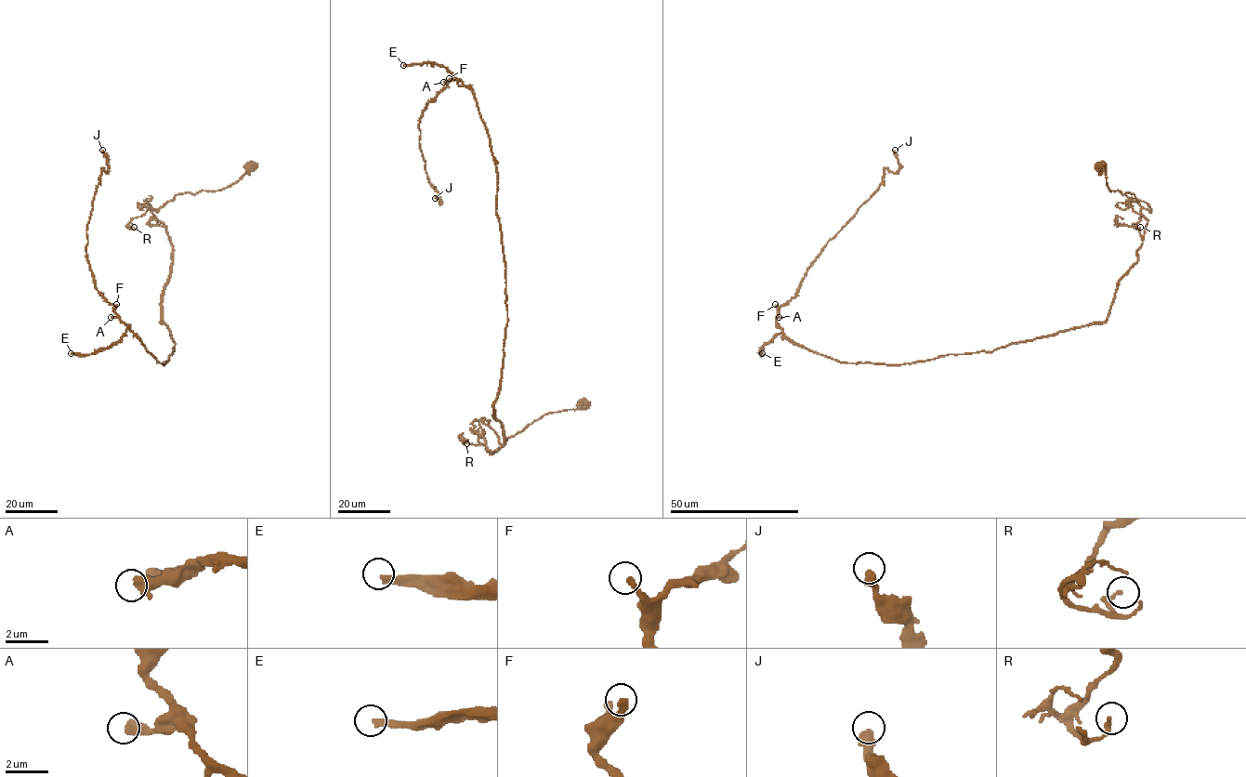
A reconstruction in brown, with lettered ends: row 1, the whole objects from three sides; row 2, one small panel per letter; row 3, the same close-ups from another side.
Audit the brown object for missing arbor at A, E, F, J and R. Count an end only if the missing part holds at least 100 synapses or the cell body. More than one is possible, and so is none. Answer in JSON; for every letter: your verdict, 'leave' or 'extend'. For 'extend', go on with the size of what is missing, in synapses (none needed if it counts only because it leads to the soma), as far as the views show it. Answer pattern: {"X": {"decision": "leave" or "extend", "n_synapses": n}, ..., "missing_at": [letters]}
{"A": {"decision": "leave"}, "E": {"decision": "extend", "n_synapses": 350}, "F": {"decision": "leave"}, "J": {"decision": "leave"}, "R": {"decision": "leave"}, "missing_at": ["E"]}

